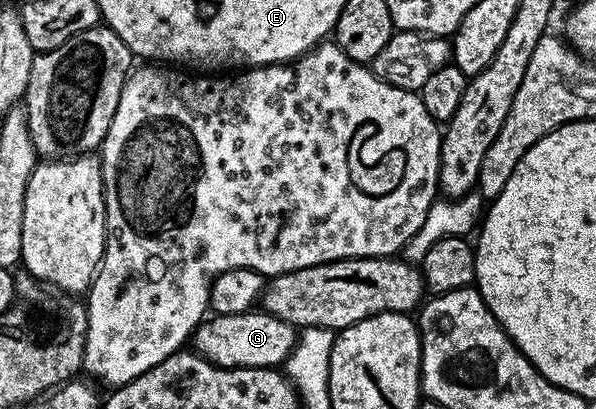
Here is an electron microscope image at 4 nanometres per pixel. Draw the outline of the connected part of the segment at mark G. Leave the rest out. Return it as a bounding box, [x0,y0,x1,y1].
[192,310,299,368]

